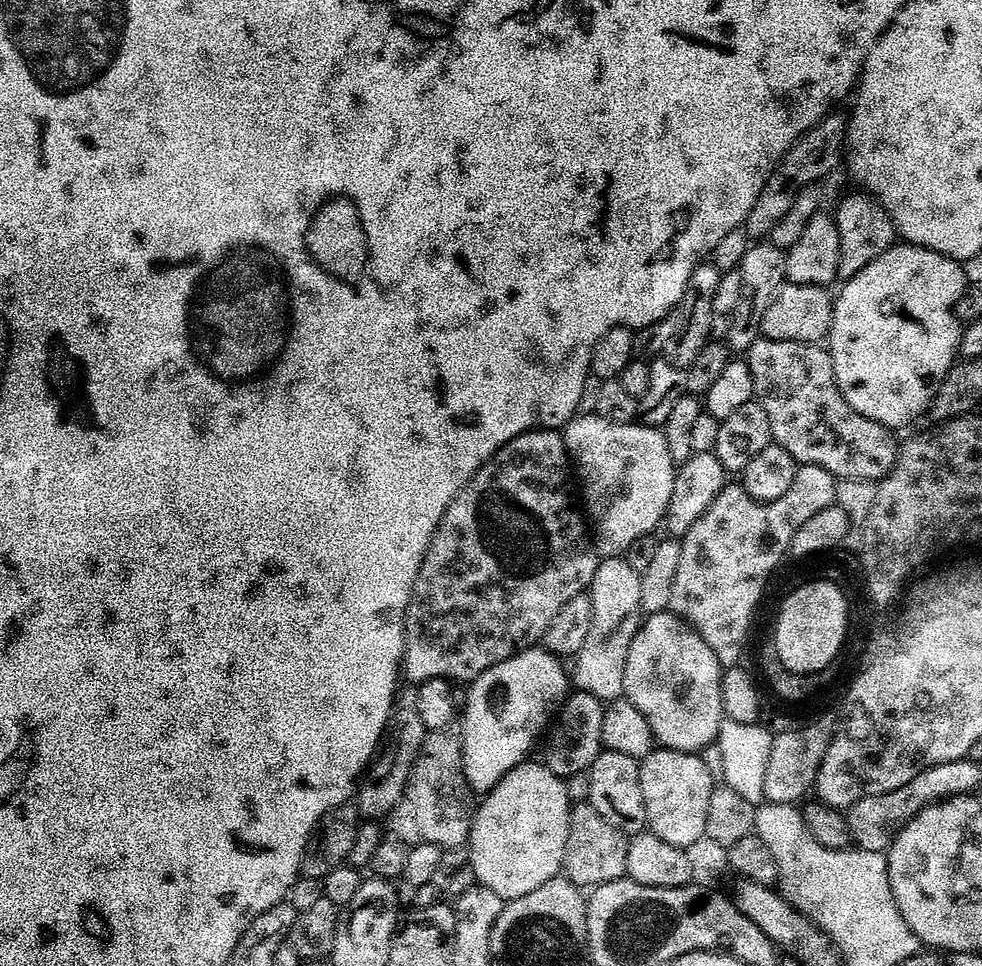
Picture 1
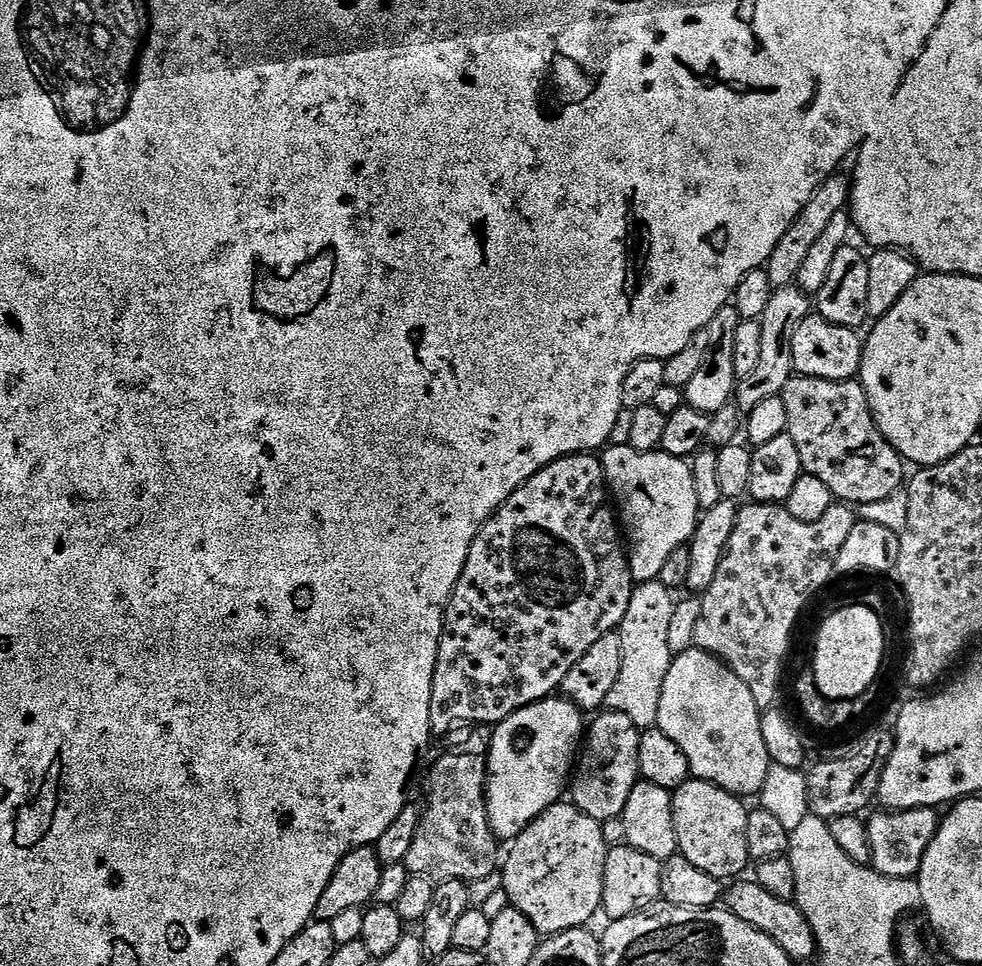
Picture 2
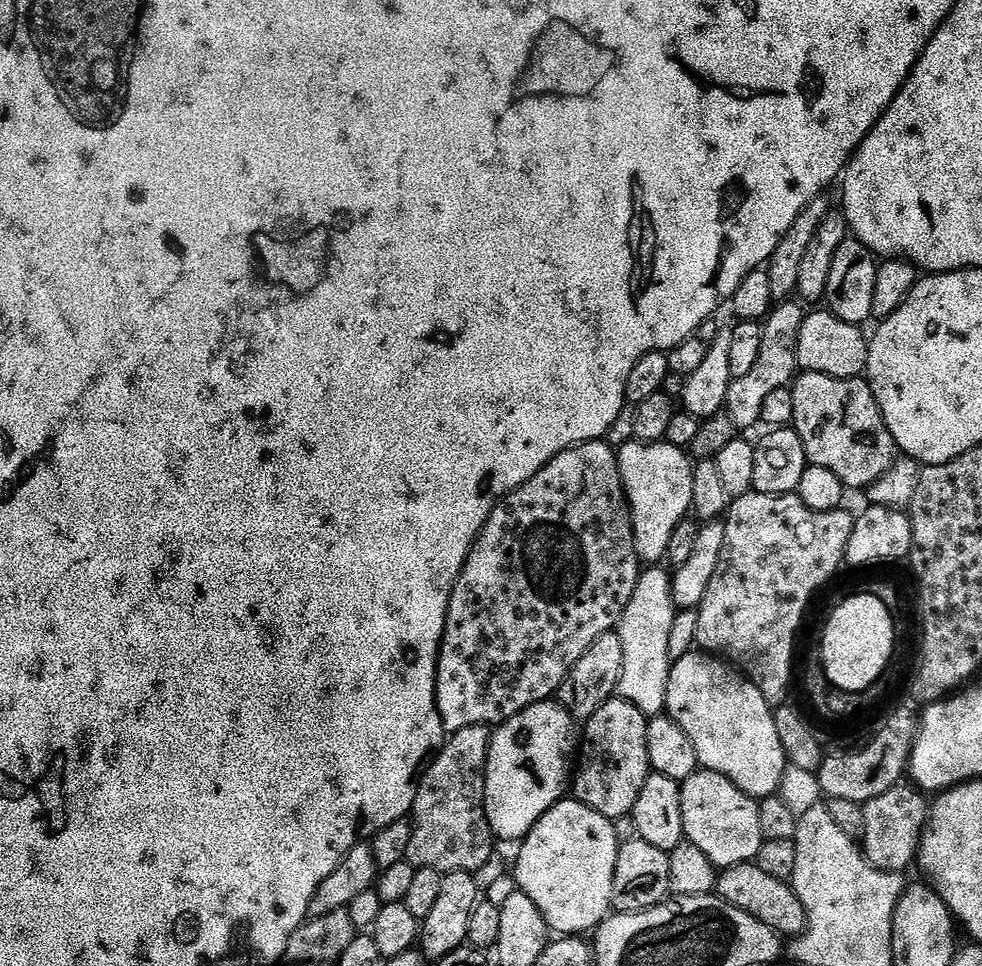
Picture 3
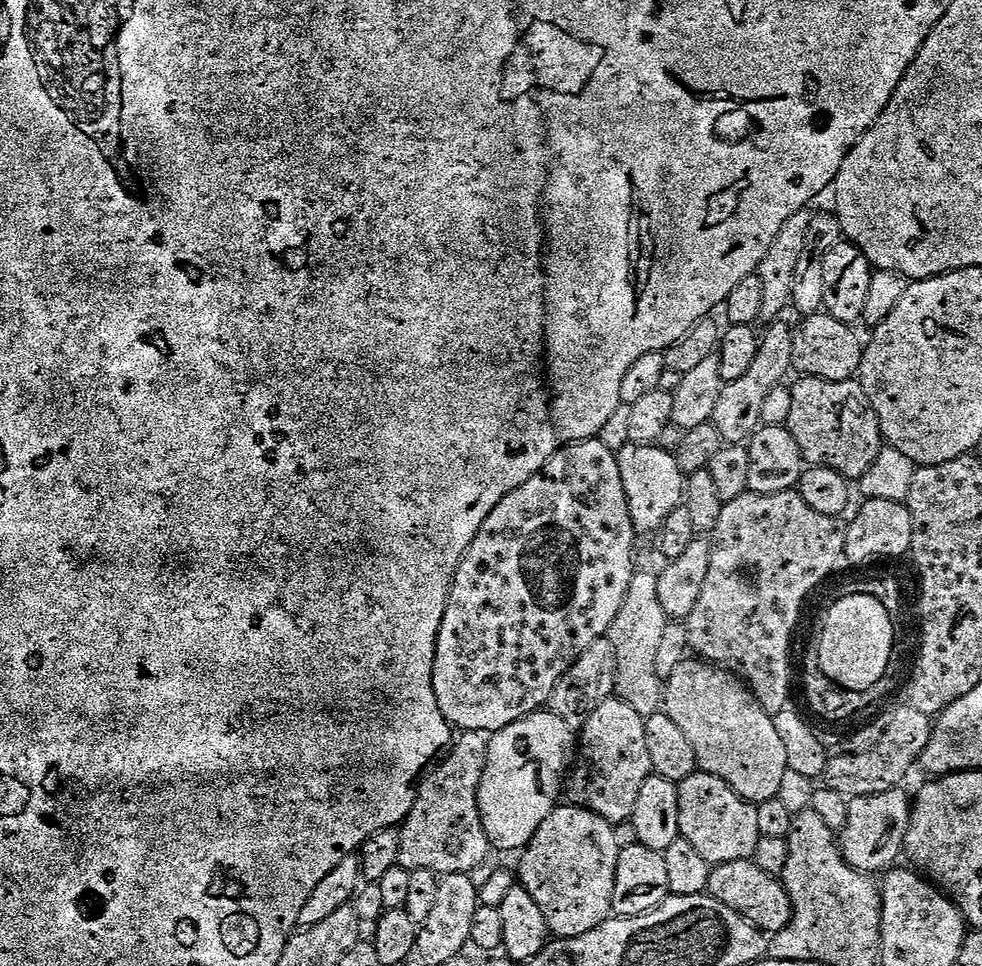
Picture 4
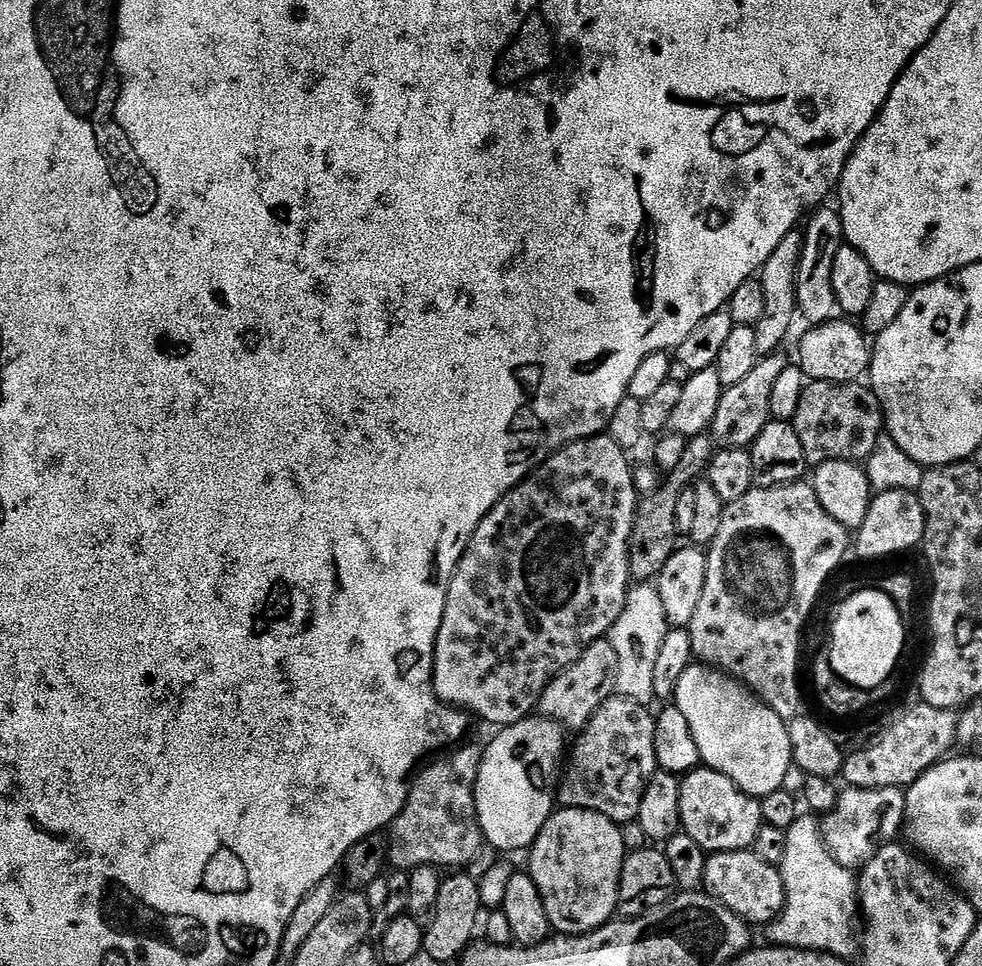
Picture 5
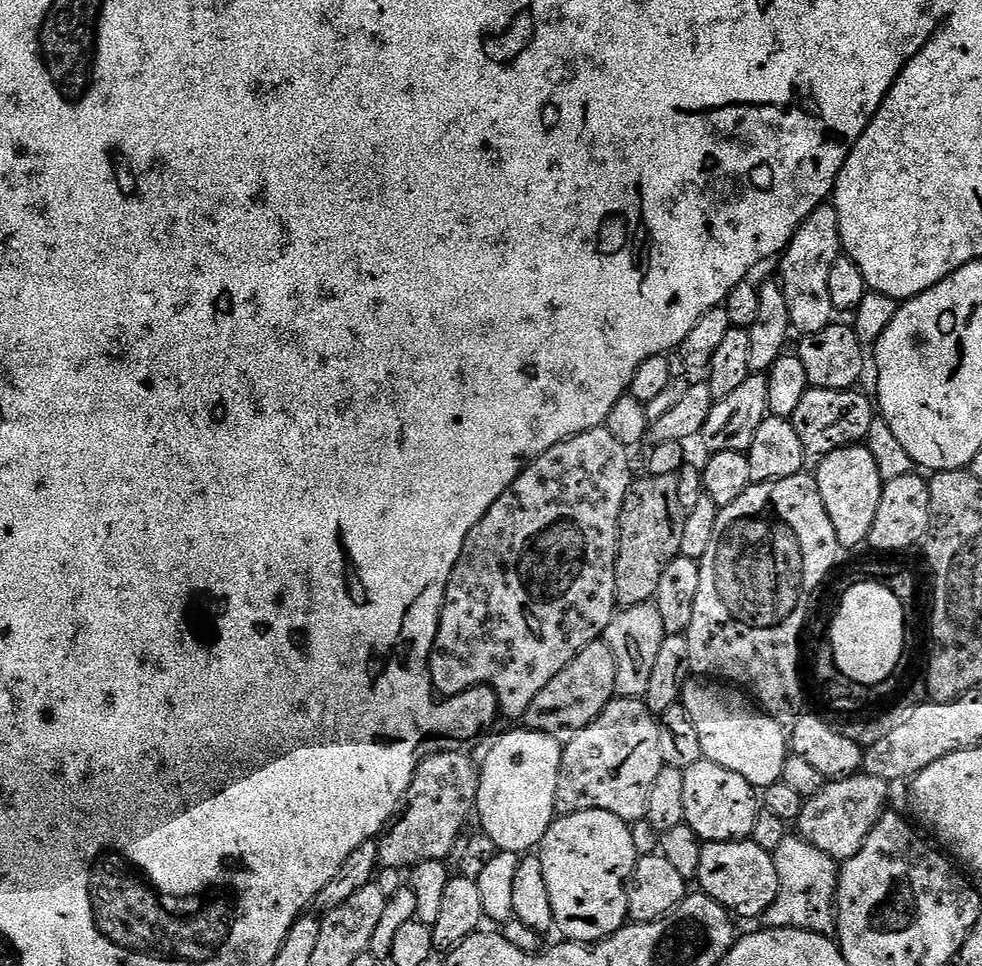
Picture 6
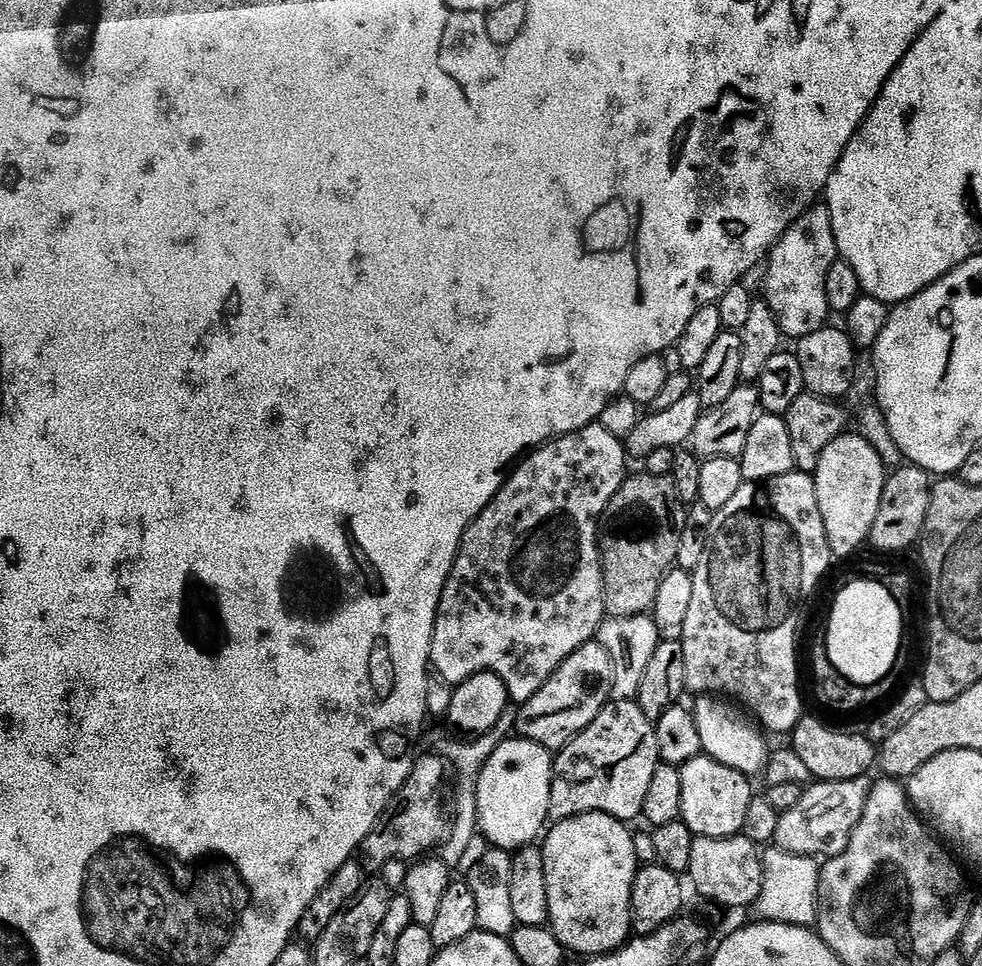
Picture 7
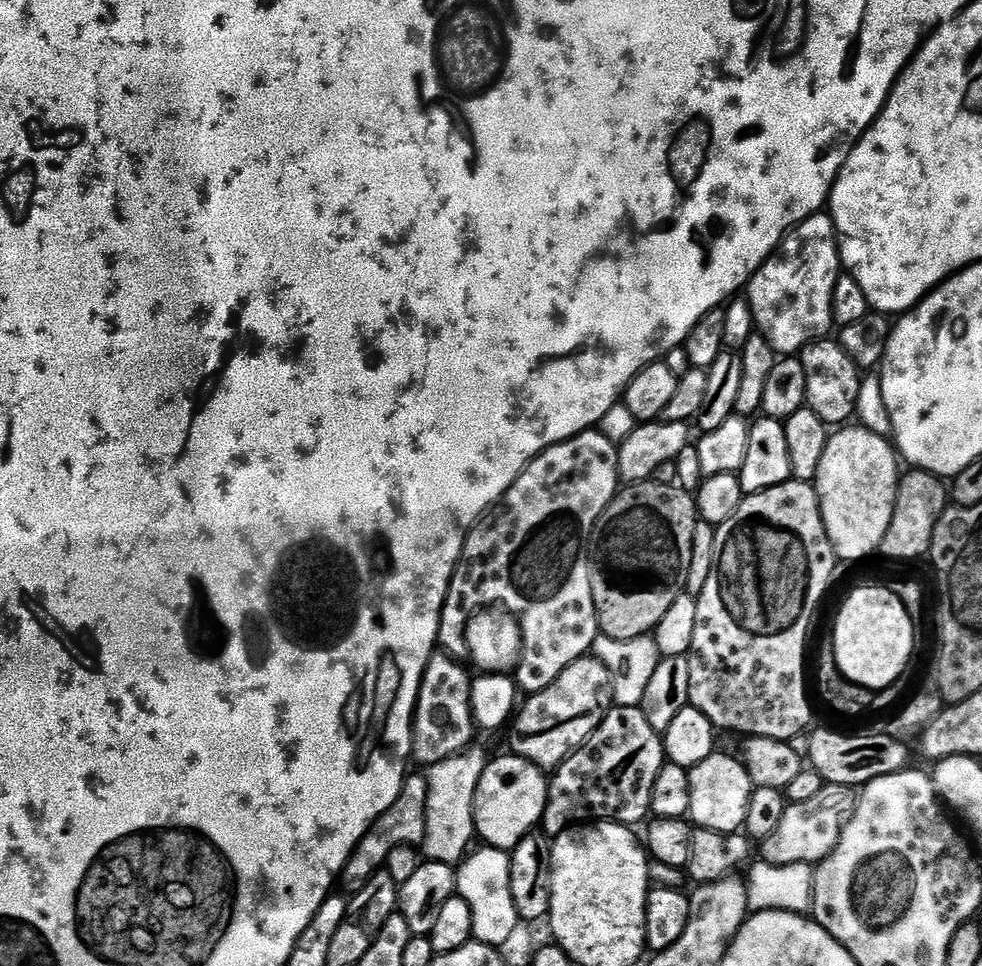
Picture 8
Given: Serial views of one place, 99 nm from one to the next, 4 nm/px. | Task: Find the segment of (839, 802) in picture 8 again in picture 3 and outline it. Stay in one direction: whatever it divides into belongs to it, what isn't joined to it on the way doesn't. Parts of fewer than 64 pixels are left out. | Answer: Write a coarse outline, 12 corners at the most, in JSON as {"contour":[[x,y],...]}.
{"contour":[[897,786],[864,805],[862,851],[885,874],[913,867],[930,800]]}

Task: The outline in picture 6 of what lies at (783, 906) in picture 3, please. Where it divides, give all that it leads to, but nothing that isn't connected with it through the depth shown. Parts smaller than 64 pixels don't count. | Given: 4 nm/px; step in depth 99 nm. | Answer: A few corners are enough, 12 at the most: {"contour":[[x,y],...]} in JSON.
{"contour":[[747,840],[701,847],[699,891],[744,920],[778,896],[772,853]]}

